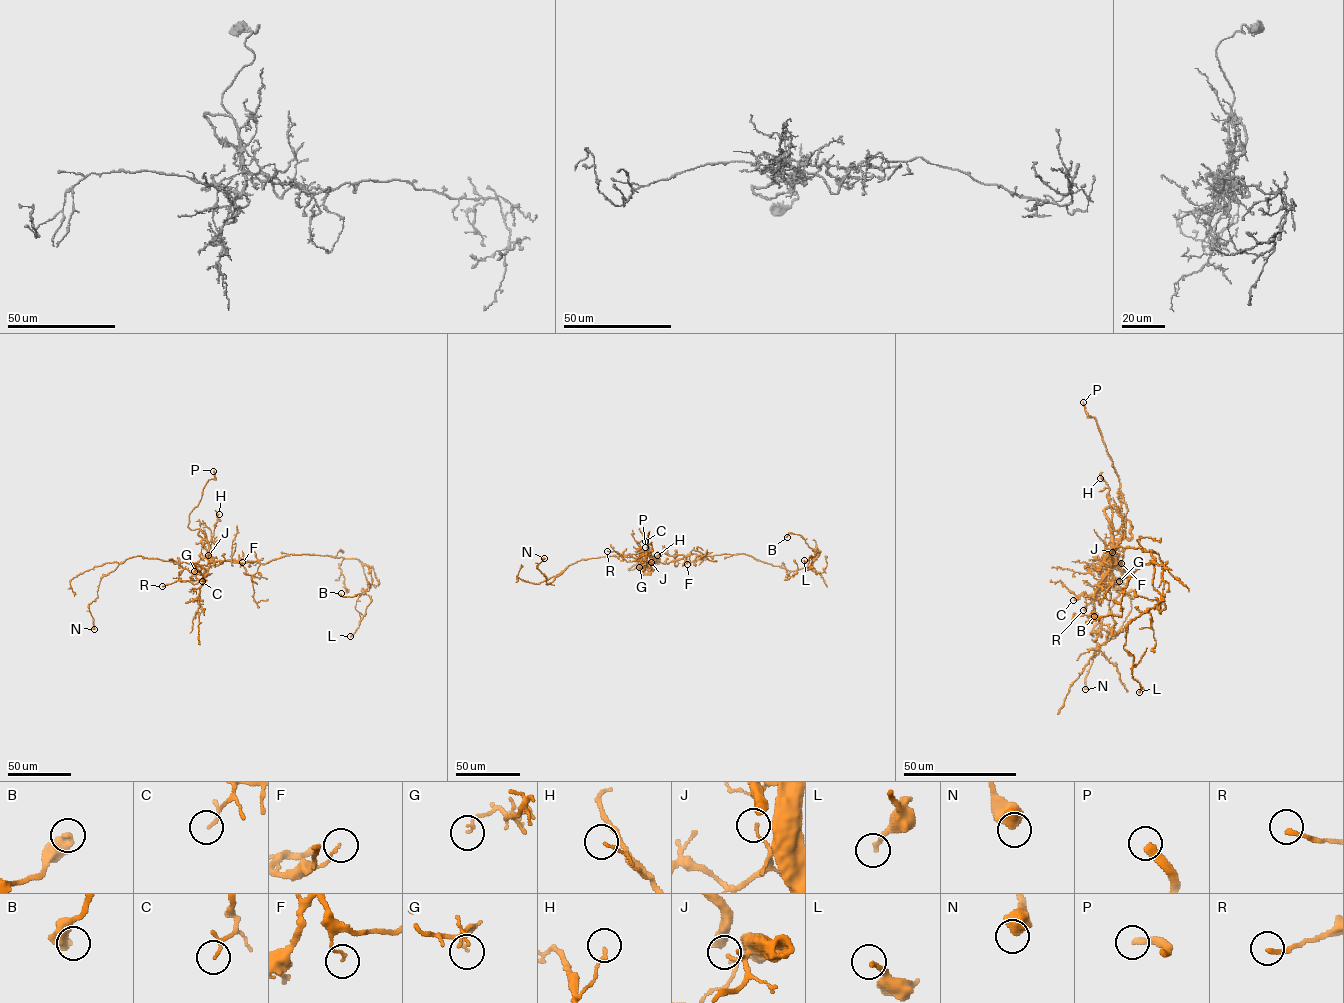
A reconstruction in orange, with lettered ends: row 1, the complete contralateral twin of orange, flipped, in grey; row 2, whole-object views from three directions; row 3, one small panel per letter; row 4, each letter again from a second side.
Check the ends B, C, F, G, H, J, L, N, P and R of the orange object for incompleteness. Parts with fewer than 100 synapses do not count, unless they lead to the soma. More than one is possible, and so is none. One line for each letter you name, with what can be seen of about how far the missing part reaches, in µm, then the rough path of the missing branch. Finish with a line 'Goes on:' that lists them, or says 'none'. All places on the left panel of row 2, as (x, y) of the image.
P: Missing length about 40 µm. Course of what is missing: (213, 471), (206, 452), (214, 433)
Goes on: P

